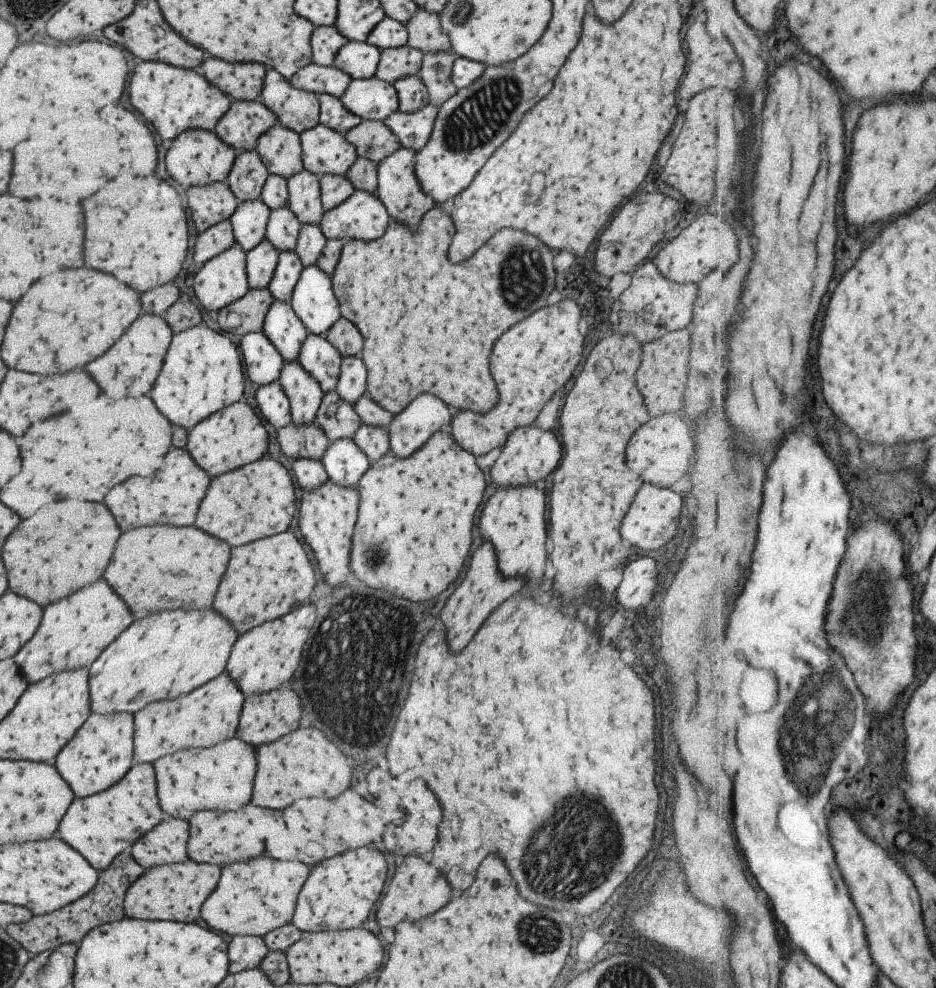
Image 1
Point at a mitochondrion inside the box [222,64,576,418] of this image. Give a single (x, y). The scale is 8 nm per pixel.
(477, 121)

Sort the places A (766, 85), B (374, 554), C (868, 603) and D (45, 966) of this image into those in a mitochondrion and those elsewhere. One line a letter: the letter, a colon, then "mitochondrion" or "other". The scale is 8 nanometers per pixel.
A: other
B: mitochondrion
C: mitochondrion
D: mitochondrion

